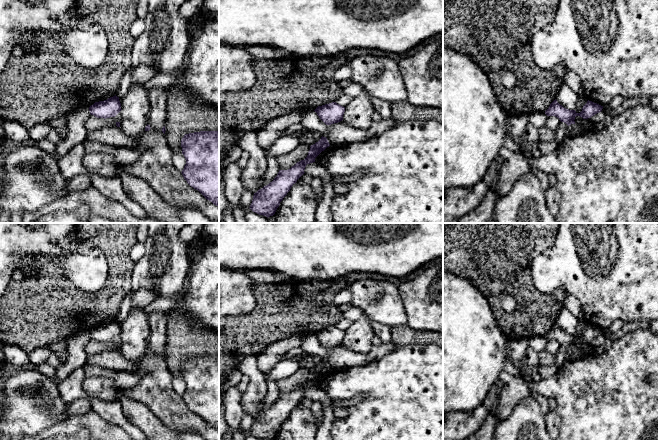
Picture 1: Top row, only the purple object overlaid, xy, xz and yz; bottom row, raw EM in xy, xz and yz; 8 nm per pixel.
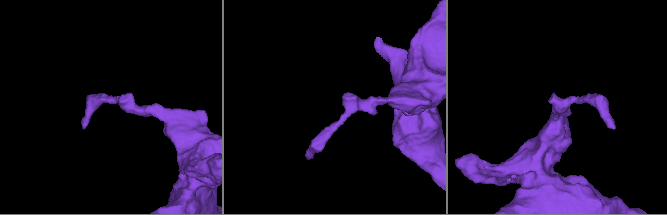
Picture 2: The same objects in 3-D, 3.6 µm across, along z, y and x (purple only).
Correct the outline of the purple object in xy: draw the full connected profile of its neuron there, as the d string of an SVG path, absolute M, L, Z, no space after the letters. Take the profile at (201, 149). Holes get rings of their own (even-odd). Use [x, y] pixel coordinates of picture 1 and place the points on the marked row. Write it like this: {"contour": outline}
{"contour": "M219 132L185 134L181 140L186 164L182 175L187 183L219 207Z"}

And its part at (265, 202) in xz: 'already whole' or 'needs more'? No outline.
already whole

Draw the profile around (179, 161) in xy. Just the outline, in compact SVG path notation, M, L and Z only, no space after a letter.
M173 153L172 162L173 162L173 165L174 165L180 172L182 172L182 170L184 169L185 164L186 164L186 159L185 159L185 157L184 157L183 154Z

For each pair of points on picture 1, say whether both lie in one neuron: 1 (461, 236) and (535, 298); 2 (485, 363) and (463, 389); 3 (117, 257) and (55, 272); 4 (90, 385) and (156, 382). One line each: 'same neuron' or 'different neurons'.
1: same neuron
2: same neuron
3: same neuron
4: different neurons

